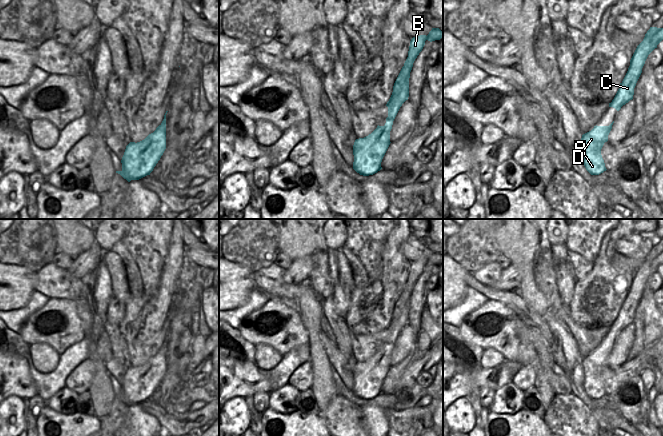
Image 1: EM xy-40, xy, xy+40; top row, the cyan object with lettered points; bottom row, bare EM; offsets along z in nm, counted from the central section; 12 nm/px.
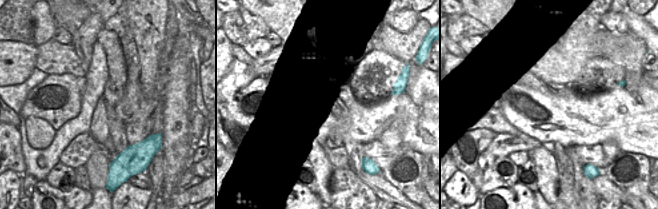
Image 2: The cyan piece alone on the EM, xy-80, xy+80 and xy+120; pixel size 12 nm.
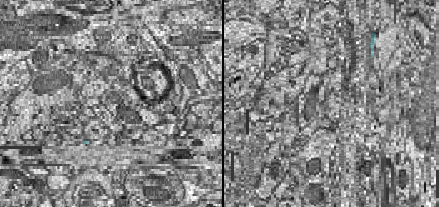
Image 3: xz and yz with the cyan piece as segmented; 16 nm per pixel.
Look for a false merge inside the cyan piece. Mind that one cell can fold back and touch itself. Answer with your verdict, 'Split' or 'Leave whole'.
Leave whole

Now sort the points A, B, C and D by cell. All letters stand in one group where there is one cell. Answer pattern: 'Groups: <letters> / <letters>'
Groups: A B C D

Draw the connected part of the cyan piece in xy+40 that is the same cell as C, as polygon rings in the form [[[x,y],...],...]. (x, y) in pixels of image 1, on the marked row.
[[[650,27],[645,34],[643,41],[637,46],[631,60],[628,71],[620,83],[620,87],[609,107],[617,111],[623,105],[633,99],[634,88],[642,73],[642,68],[648,55],[657,48],[657,45],[663,40],[663,28]]]

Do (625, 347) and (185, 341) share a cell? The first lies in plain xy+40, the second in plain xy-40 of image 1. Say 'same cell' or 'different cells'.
same cell

